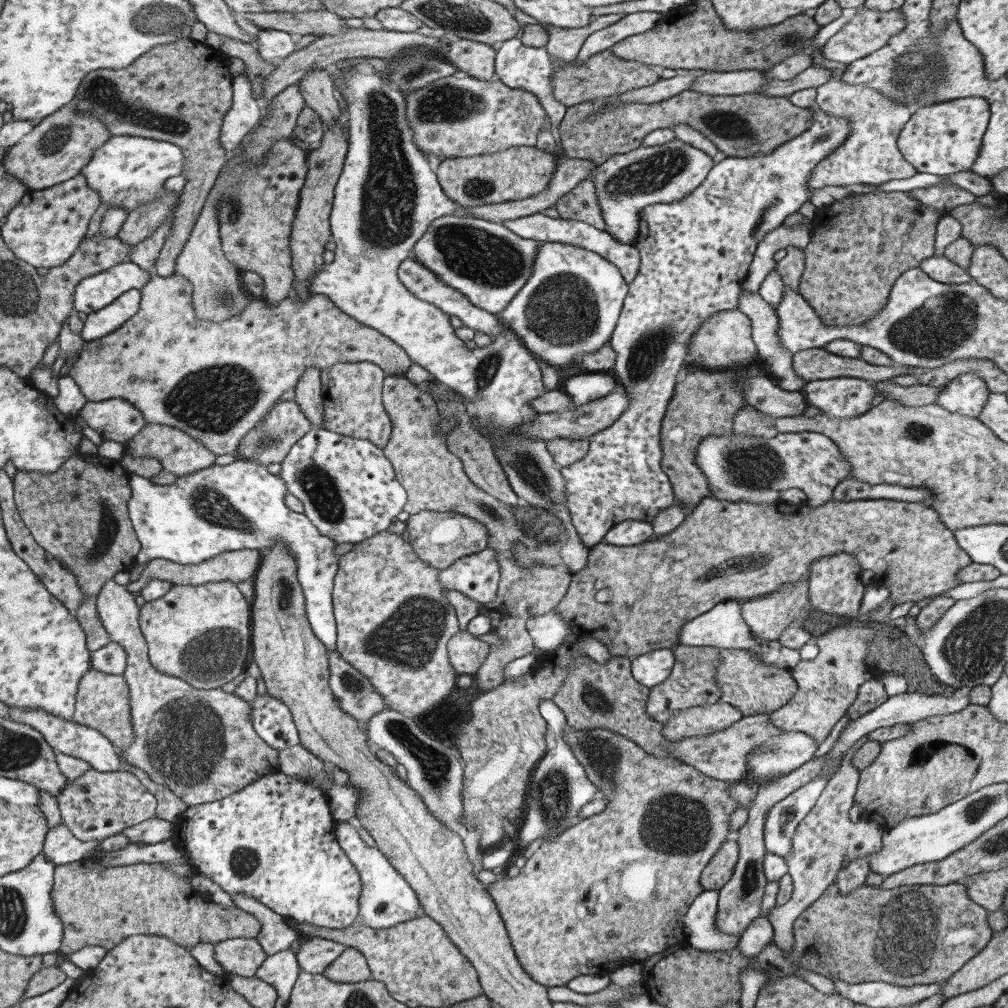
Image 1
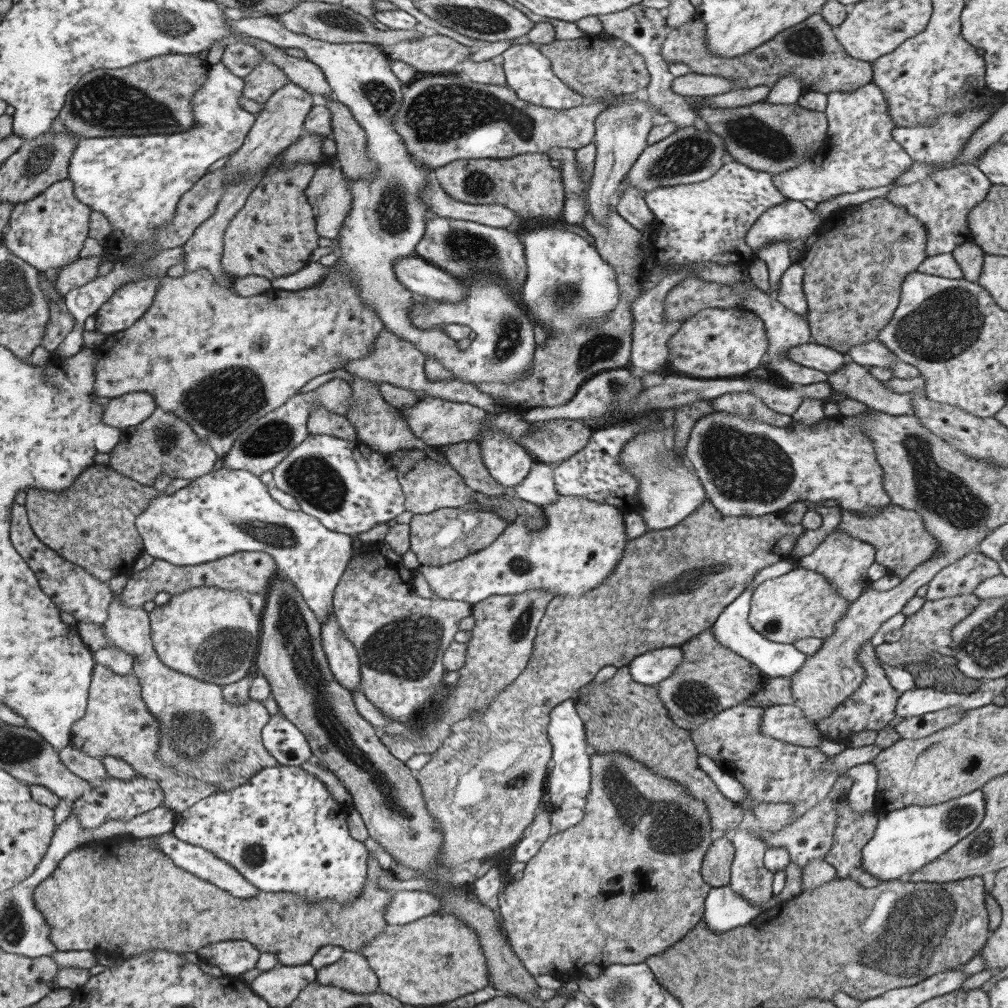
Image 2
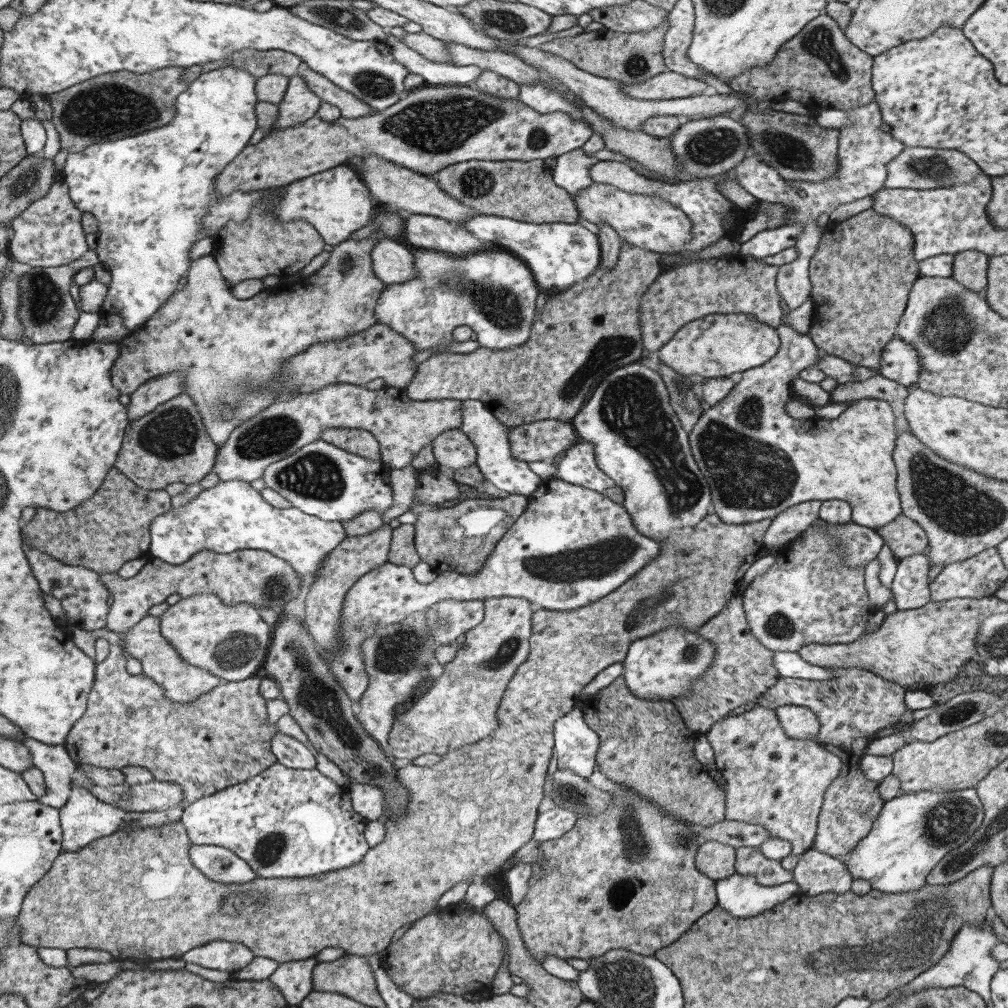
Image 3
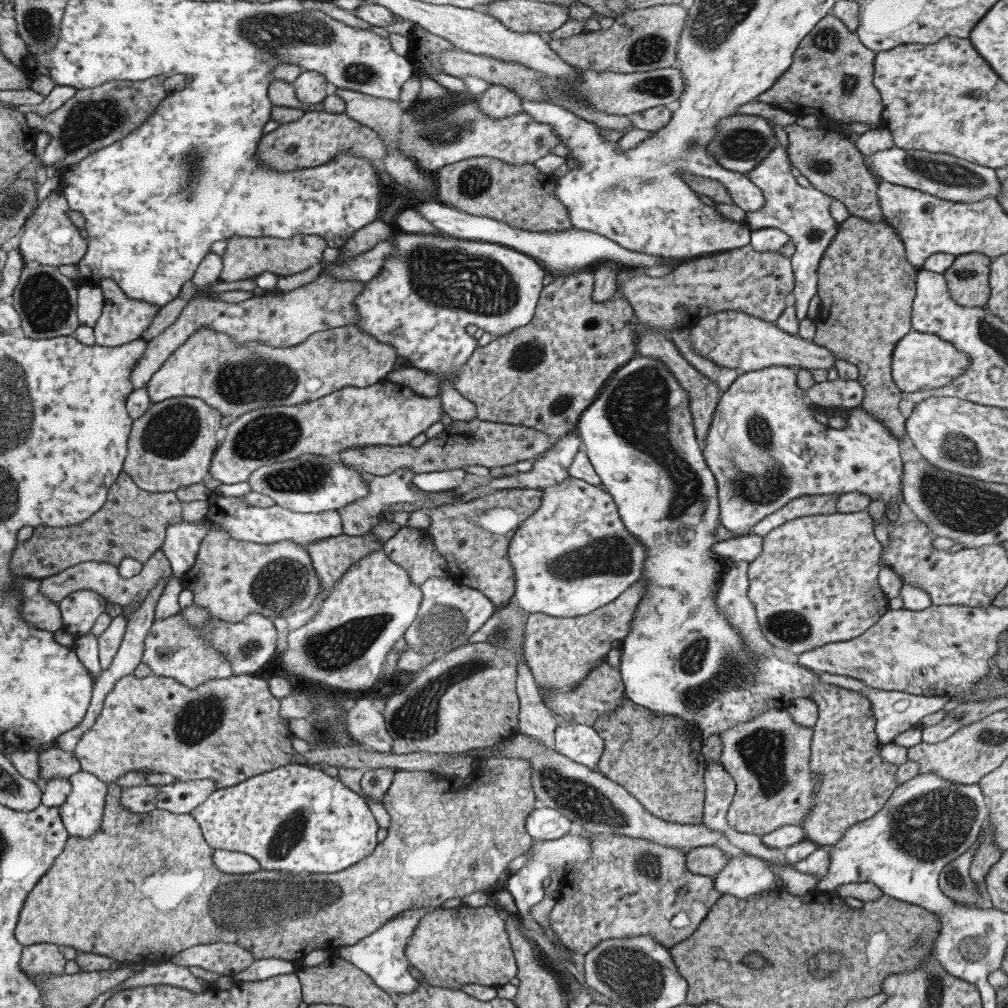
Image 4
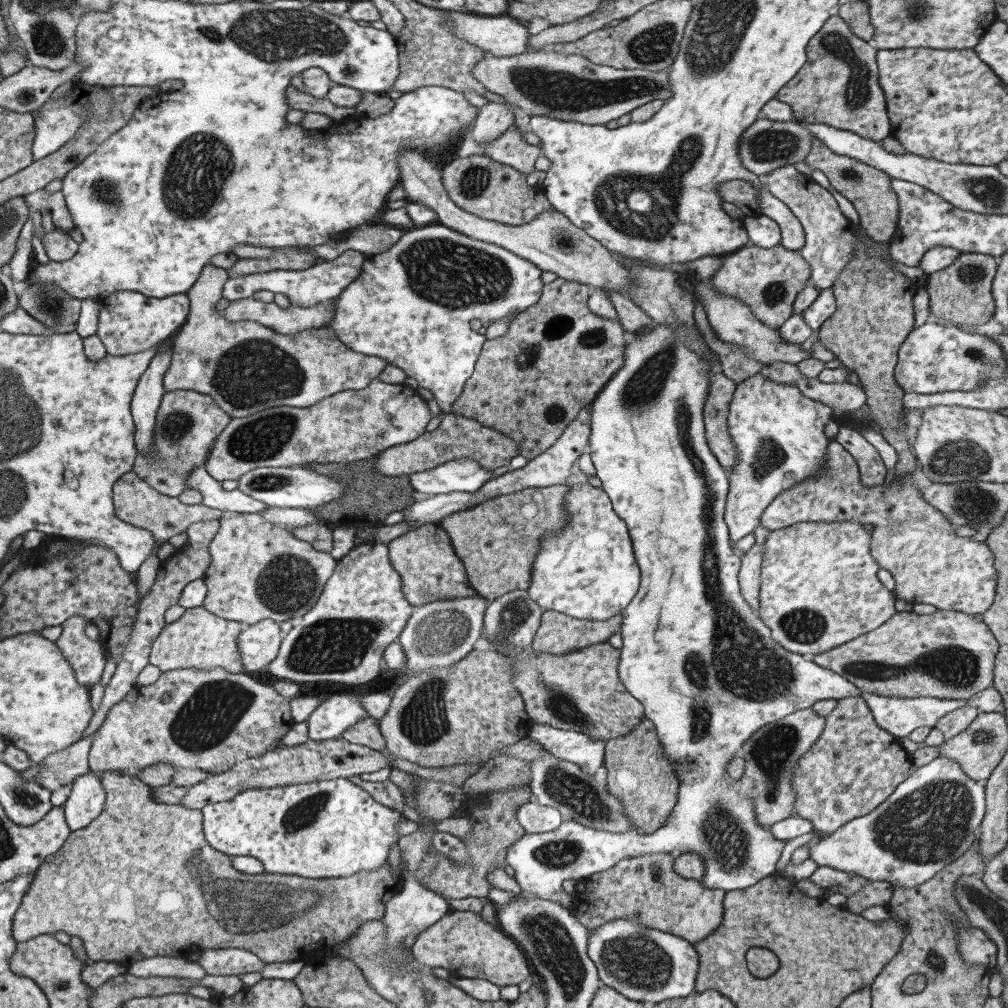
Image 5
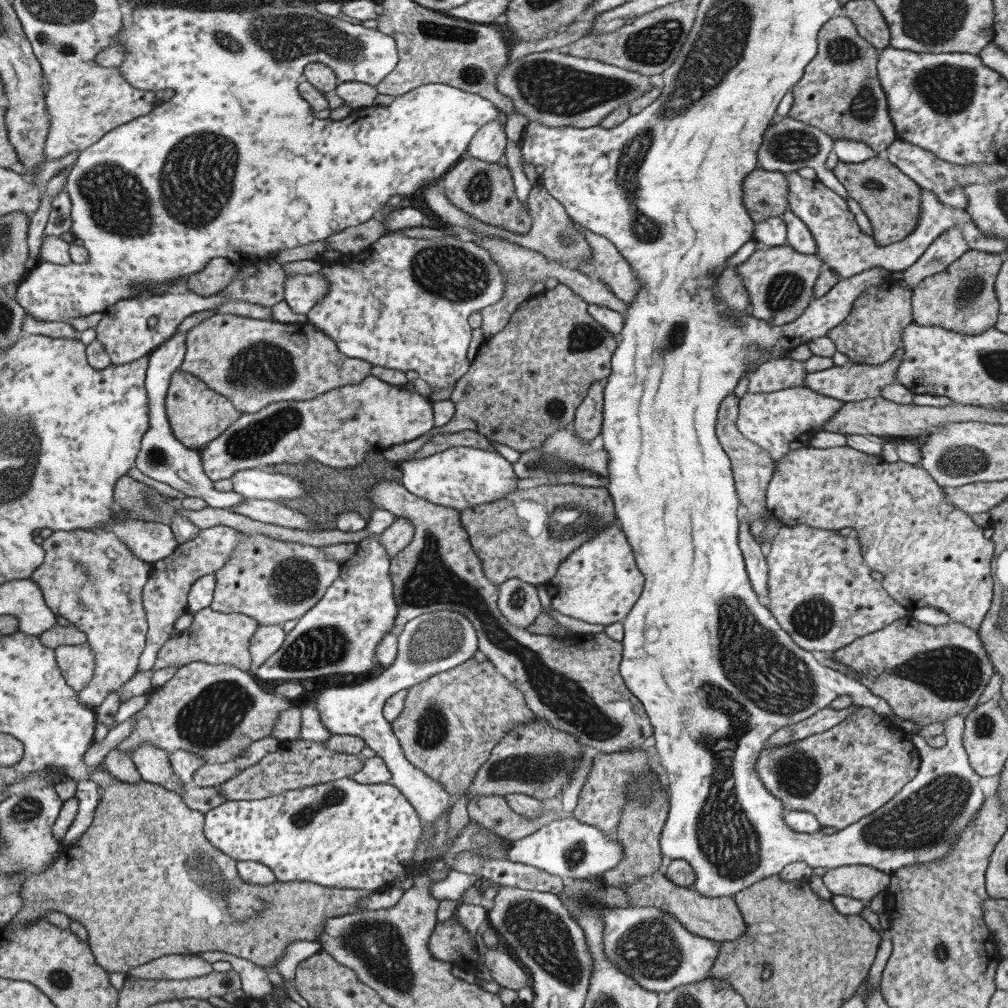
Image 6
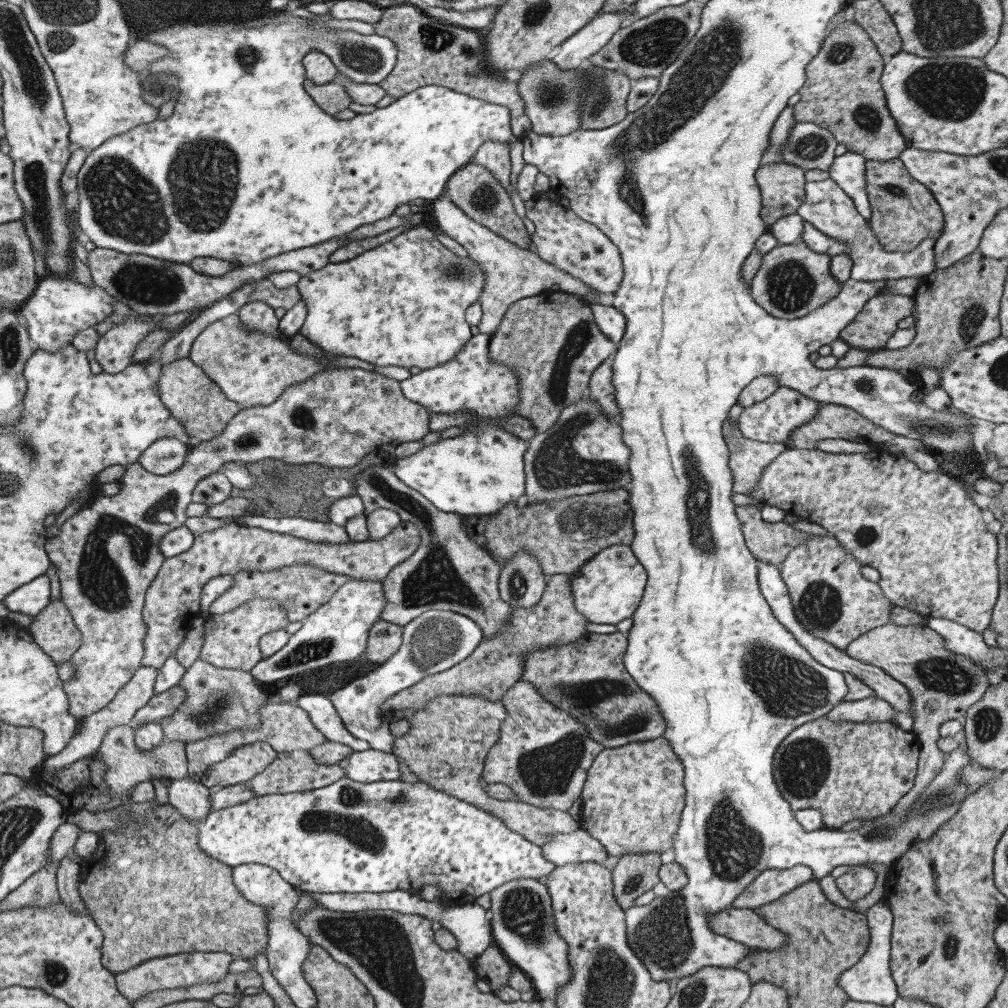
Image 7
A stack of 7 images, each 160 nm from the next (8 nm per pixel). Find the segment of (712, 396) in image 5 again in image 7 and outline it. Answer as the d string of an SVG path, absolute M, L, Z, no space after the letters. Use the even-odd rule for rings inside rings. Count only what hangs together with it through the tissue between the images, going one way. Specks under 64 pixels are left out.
M725 419L722 424L724 444L728 451L728 466L731 470L732 492L750 497L761 472L783 450L784 444L749 440L738 429L736 421Z

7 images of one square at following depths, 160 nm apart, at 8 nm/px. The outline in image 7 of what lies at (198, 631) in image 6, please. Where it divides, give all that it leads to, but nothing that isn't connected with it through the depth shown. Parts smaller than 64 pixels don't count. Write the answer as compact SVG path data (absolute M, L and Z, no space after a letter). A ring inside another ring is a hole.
M261 598L248 600L222 615L210 614L205 620L198 658L217 668L237 669L239 672L250 672L255 663L262 659L259 639L268 632L283 629L288 623L284 610L275 599ZM144 665L140 666L131 675L127 684L124 684L119 688L115 693L115 696L104 708L101 708L101 710L91 714L90 716L83 717L80 720L77 732L75 732L75 734L67 741L66 746L63 747L61 752L43 760L40 767L43 770L43 773L51 773L54 775L55 771L65 768L72 762L86 757L87 755L94 755L103 736L105 736L105 733L108 732L110 728L115 728L116 726L128 726L133 715L135 715L137 711L144 706L144 704L147 704L147 701L154 695L153 687L156 674L156 668Z

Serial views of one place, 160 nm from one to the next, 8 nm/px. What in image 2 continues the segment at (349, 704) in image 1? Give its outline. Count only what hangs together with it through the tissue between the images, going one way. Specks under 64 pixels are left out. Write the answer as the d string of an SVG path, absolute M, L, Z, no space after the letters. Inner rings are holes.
M332 612L320 623L320 643L334 679L351 694L360 690L359 661L354 646L340 631Z

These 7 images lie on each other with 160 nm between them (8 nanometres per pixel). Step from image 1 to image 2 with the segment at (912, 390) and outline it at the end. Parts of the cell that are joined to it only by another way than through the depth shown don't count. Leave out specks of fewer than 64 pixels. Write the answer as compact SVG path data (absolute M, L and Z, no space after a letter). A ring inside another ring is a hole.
M851 360L827 374L826 381L830 388L842 392L847 399L866 405L869 410L891 416L910 412L910 392L893 392L885 382L873 378L866 367Z

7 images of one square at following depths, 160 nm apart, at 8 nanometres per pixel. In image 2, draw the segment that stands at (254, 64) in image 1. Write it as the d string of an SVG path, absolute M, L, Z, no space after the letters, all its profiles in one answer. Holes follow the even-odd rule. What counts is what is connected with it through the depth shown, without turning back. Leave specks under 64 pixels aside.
M260 62L247 76L242 78L241 97L264 104L273 92L282 88L288 79L284 72L273 63Z

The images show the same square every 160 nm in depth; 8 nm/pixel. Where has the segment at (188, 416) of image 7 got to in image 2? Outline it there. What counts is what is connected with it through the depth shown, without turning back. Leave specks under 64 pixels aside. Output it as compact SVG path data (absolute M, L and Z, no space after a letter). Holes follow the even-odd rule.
M157 407L142 423L121 429L119 443L108 455L113 471L150 487L161 474L171 479L197 479L212 471L219 459L204 440L195 436L189 424L171 411Z

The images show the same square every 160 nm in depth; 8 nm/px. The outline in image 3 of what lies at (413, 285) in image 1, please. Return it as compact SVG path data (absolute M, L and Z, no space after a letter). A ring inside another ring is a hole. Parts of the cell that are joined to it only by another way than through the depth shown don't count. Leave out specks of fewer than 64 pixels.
M381 239L374 244L370 265L374 275L385 285L416 277L410 247L391 239Z

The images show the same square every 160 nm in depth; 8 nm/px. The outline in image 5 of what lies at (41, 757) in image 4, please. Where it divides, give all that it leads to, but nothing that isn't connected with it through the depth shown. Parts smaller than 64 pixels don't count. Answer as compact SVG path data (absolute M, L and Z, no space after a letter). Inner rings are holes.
M89 735L79 739L65 750L52 752L38 762L35 778L37 784L51 792L64 784L71 784L76 776L90 772L87 757L93 737Z

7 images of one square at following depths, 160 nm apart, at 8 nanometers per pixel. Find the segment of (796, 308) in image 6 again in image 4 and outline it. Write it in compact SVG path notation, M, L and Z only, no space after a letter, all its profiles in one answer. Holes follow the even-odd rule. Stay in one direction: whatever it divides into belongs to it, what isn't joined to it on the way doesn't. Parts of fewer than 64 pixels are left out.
M749 244L692 258L687 263L674 267L665 276L650 277L645 273L630 273L629 269L621 267L616 270L615 275L618 294L633 309L639 324L659 329L665 334L671 327L682 325L689 328L702 316L719 311L744 312L746 315L773 323L787 305L786 297L791 294L794 287L793 279L790 257L784 257L777 251L759 252Z

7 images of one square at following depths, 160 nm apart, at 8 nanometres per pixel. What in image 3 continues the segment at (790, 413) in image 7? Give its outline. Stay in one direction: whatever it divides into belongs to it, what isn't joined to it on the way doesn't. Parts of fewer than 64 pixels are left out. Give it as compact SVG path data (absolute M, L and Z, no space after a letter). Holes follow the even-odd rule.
M780 323L775 328L778 339L780 340L779 348L777 352L761 366L743 371L741 373L741 379L736 383L735 388L731 389L719 403L715 403L710 406L707 410L694 416L693 420L690 421L692 429L688 433L687 442L689 442L689 450L691 450L691 456L695 465L697 466L700 474L707 481L710 494L711 509L710 511L715 513L719 520L725 524L745 524L751 523L765 518L772 518L777 514L780 514L795 504L801 502L807 502L809 500L841 500L847 502L851 515L851 526L839 526L839 525L817 525L816 529L821 529L824 533L827 533L830 537L836 540L834 549L839 551L844 556L845 566L847 568L864 568L869 564L869 561L875 560L877 552L881 548L881 542L877 539L877 534L874 530L883 526L884 524L890 523L897 515L901 515L901 508L899 504L899 496L897 496L896 489L896 470L891 460L891 453L893 453L893 446L895 443L895 424L893 423L893 413L889 408L888 401L877 400L874 398L863 398L846 404L838 413L838 415L827 420L825 418L811 417L807 419L796 419L790 417L786 413L786 404L790 401L787 390L791 385L792 379L798 376L798 372L804 368L813 366L814 362L818 359L821 351L816 348L811 340L811 337L806 334L802 335L797 333L793 328Z

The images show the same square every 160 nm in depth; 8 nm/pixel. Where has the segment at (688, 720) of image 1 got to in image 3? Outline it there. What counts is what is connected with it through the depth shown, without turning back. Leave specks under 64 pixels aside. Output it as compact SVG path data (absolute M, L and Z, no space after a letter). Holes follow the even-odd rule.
M751 708L743 714L722 717L704 735L712 747L715 769L725 782L724 819L762 826L771 837L788 840L793 855L811 849L823 793L839 774L841 761L815 741L789 738L769 708Z

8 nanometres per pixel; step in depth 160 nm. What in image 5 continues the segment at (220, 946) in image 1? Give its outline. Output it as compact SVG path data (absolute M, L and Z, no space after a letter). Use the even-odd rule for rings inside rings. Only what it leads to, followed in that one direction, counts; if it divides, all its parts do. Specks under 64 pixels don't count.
M227 948L227 949L201 949L196 950L200 954L197 963L204 972L214 976L239 976L257 972L265 966L265 963L251 952Z

